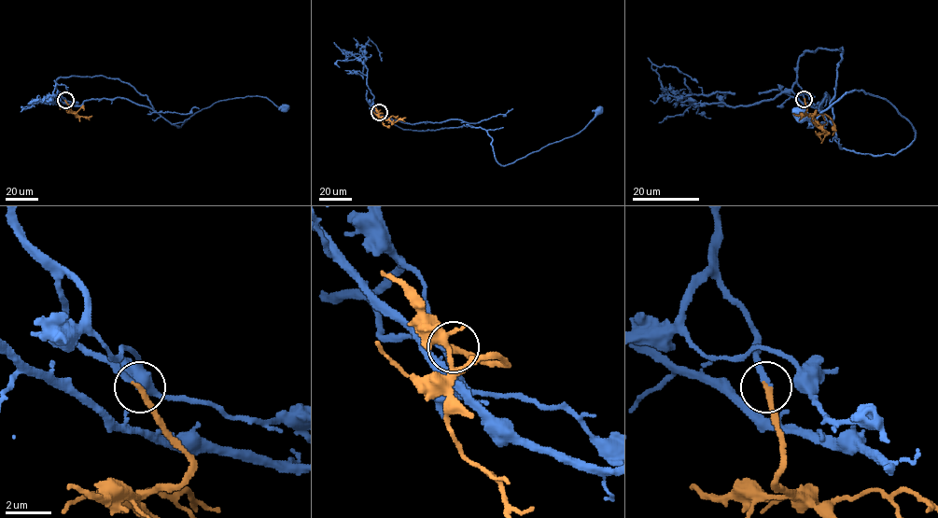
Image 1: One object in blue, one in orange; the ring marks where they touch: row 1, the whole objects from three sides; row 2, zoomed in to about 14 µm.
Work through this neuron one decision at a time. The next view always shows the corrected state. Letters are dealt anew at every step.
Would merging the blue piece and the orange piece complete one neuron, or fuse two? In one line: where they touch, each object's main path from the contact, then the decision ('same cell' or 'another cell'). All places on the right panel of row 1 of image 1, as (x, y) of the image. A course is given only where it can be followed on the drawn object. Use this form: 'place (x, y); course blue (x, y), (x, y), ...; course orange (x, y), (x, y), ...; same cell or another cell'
place (804, 99); course blue (804, 99), (798, 59), (842, 48), (838, 146), (895, 155), (915, 138), (862, 90), (801, 116); course orange (804, 99), (805, 114), (825, 132), (815, 132); same cell

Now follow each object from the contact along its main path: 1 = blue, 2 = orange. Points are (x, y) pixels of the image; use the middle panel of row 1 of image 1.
1: (378, 112), (370, 109), (403, 129), (463, 125), (484, 129), (496, 160), (504, 165), (580, 132), (597, 110)
2: (378, 112), (382, 113), (378, 115), (382, 118), (393, 122), (405, 118)

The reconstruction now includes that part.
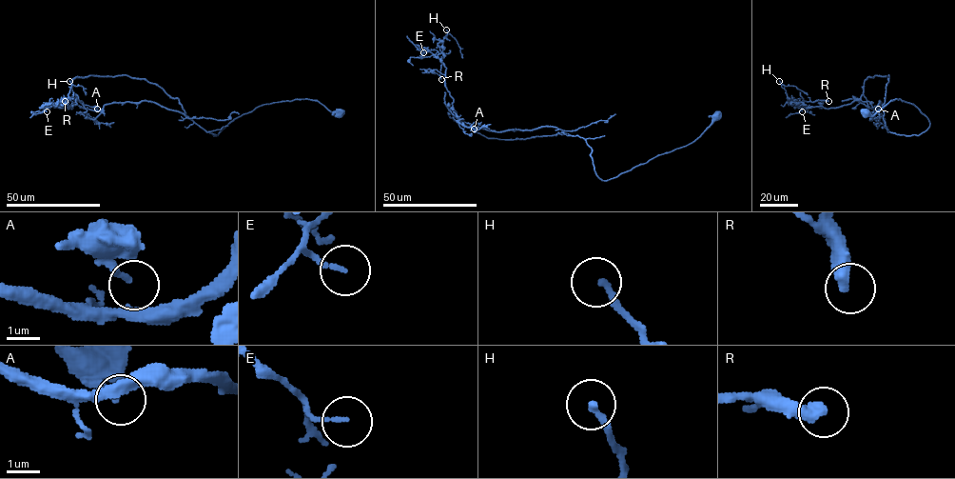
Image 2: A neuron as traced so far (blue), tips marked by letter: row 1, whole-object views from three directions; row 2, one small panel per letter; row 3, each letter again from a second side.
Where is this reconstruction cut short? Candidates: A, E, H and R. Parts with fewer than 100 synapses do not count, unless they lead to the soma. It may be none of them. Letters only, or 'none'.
none

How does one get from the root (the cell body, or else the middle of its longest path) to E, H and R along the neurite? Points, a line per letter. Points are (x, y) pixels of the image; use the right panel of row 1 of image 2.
E: (866, 113), (900, 99), (929, 127), (887, 131), (888, 75), (868, 77), (849, 104), (802, 111)
H: (866, 113), (900, 99), (929, 127), (887, 131), (888, 75), (828, 109), (791, 105), (779, 81)
R: (866, 113), (900, 99), (929, 127), (887, 131), (888, 75), (868, 77), (849, 104), (819, 108), (828, 101)

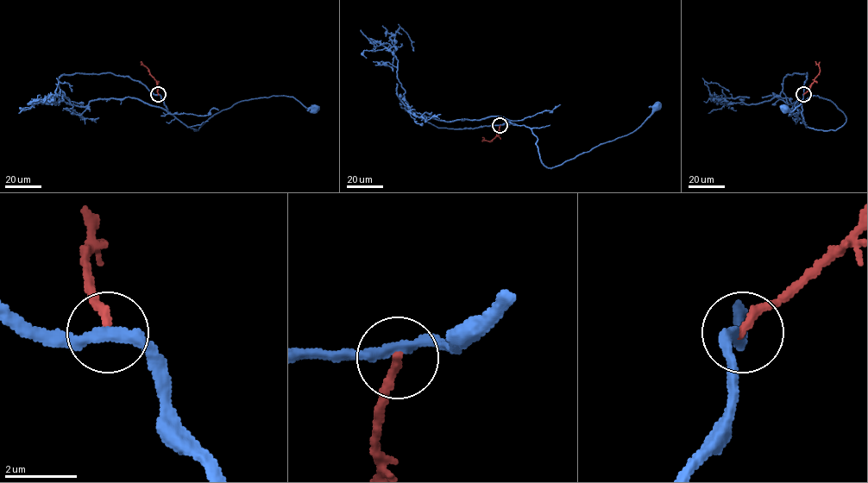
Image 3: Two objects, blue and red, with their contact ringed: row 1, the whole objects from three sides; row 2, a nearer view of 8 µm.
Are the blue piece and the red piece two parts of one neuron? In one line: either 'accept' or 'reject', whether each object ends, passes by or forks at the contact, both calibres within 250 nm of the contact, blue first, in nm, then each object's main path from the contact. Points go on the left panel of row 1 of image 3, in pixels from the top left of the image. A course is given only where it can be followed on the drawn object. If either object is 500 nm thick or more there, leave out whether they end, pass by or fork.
reject | blue passes by | red ends | 320/240 nm | blue via (158, 94), (169, 112), (195, 131), (214, 115), (247, 100), (286, 96), (293, 97), (310, 111), (313, 109) | red via (158, 94), (157, 83), (141, 61)

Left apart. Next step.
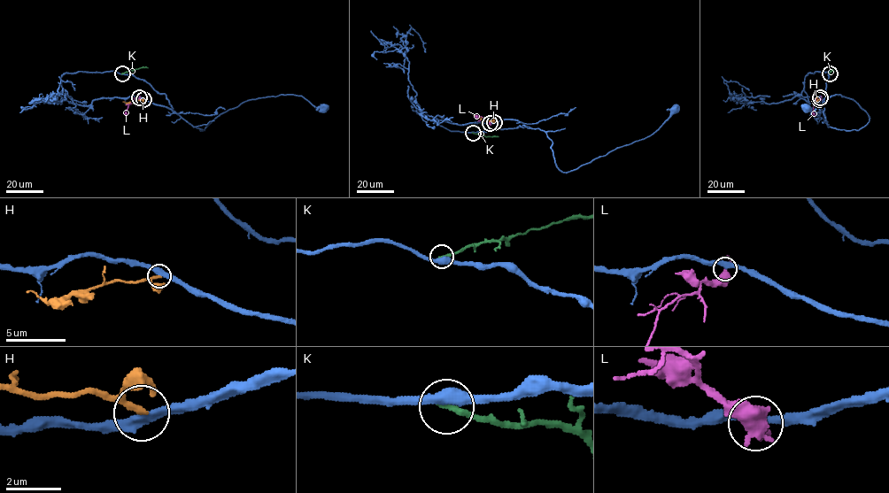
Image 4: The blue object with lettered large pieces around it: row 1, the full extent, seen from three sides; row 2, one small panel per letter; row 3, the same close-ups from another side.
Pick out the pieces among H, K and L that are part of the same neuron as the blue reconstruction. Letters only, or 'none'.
none

